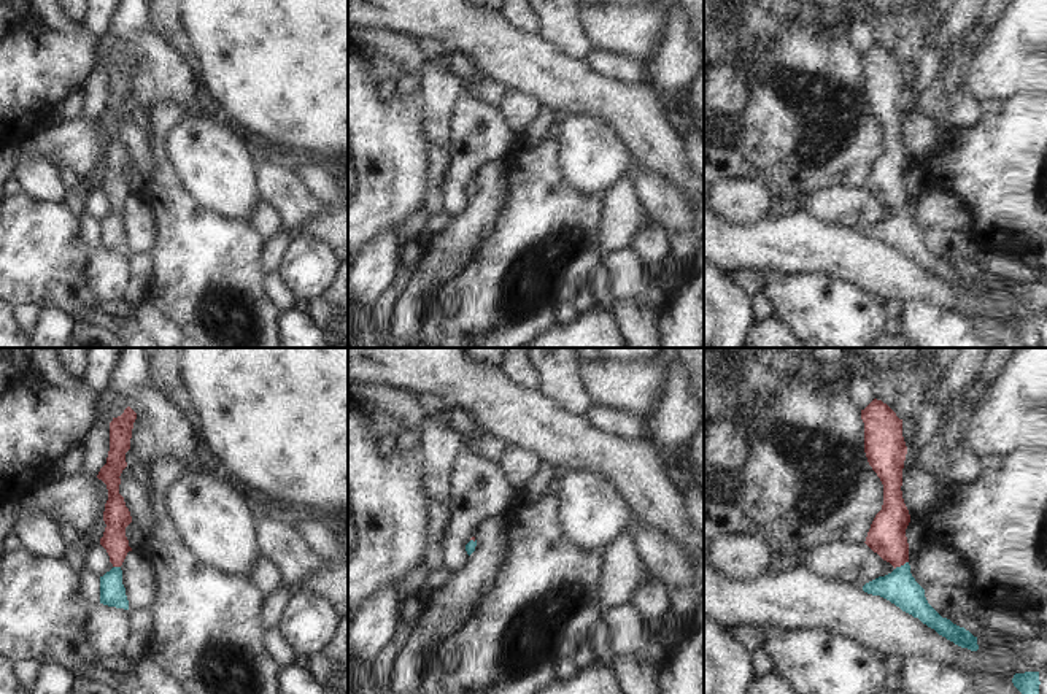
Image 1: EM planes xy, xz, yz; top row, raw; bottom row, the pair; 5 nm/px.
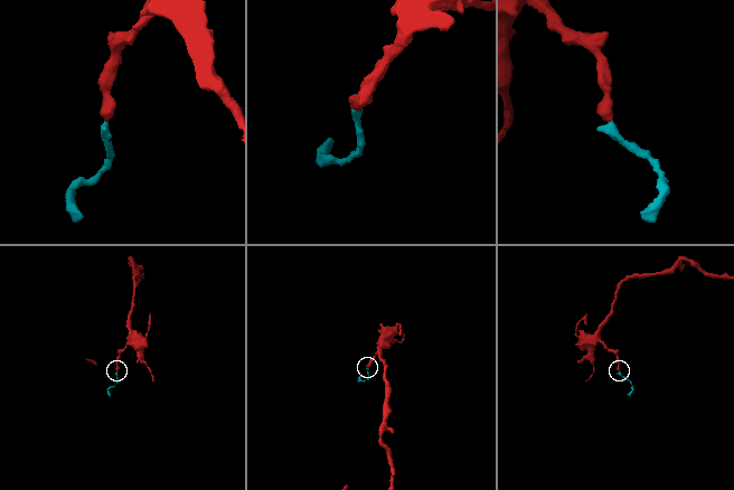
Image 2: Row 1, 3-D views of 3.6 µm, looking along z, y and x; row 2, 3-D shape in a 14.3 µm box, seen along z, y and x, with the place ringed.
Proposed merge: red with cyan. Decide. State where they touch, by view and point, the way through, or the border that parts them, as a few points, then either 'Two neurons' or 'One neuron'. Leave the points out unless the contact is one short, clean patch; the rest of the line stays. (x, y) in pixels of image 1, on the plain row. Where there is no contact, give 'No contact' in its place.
Touches red at yz (901, 208). Path across: yz (887, 181), (901, 208), (900, 231). One neuron.

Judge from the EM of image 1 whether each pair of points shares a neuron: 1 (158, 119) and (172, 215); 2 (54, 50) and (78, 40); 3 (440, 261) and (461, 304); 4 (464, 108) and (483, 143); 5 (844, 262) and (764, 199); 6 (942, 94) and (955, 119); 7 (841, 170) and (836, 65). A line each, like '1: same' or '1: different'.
1: same
2: same
3: different
4: same
5: different
6: different
7: same

